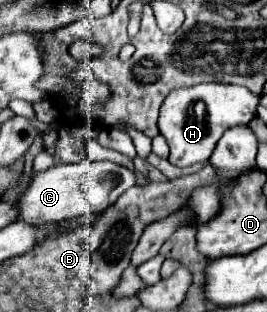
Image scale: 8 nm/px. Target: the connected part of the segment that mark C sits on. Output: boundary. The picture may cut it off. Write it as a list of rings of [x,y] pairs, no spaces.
[[[85,157],[83,161],[73,165],[53,165],[51,169],[37,173],[31,185],[21,193],[17,201],[19,205],[17,221],[39,225],[39,223],[69,221],[73,217],[81,217],[89,213],[99,215],[135,183],[137,179],[131,169],[111,161],[91,161],[89,157]]]

